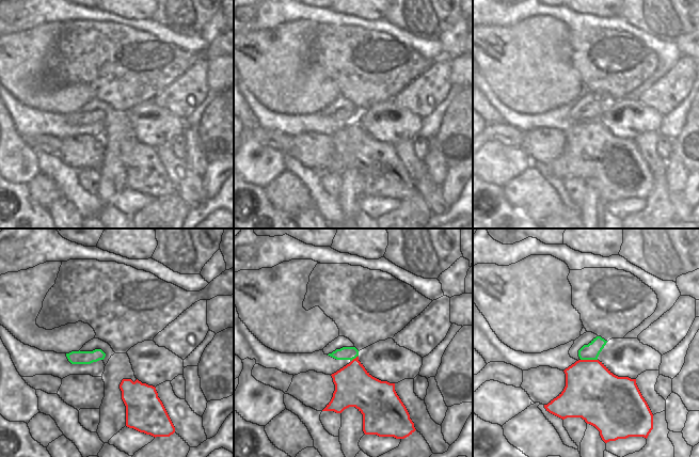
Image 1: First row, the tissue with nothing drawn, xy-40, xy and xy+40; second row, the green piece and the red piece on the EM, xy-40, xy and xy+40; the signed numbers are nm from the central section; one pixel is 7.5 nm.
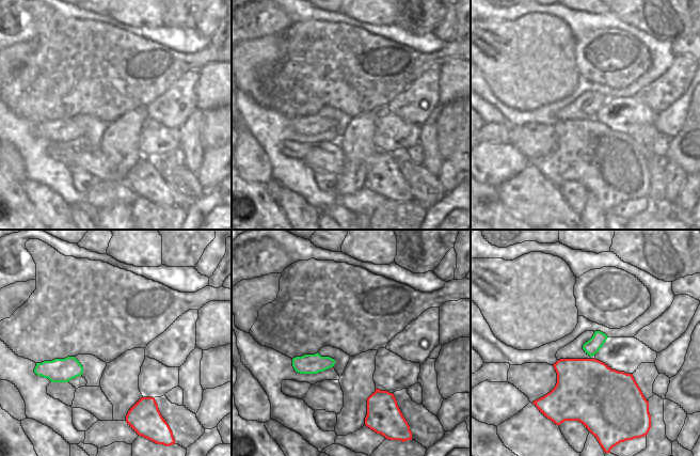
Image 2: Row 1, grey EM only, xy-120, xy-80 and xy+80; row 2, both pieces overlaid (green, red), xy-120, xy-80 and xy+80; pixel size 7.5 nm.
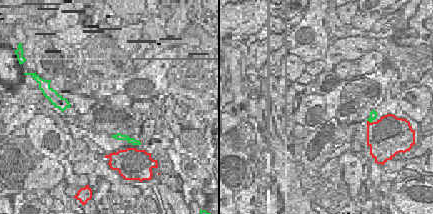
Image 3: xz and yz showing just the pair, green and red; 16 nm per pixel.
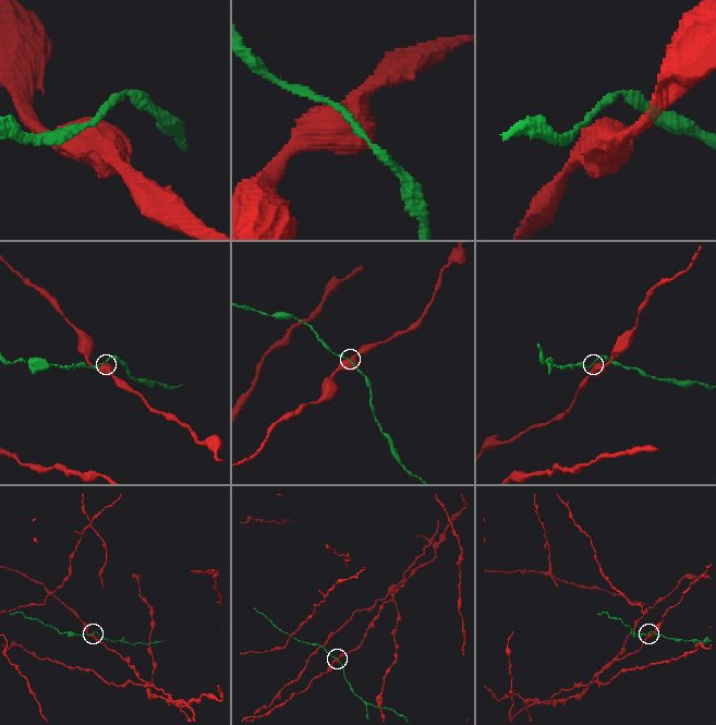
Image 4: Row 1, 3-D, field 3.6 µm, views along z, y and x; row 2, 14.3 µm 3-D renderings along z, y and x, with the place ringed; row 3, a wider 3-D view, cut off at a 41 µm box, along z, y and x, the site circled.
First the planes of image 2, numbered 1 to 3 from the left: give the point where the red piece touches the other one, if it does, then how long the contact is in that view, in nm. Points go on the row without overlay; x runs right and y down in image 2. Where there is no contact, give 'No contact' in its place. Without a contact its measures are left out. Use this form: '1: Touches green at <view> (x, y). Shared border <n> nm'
1: No contact
2: No contact
3: No contact

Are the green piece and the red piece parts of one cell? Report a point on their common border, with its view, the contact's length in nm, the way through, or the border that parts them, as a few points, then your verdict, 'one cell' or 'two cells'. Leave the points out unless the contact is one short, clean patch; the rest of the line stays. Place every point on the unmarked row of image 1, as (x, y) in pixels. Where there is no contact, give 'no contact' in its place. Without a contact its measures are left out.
meets green in xy+40 at (589, 120); contact 130 nm long; border along xy+40 (581, 120), (597, 121); two cells

